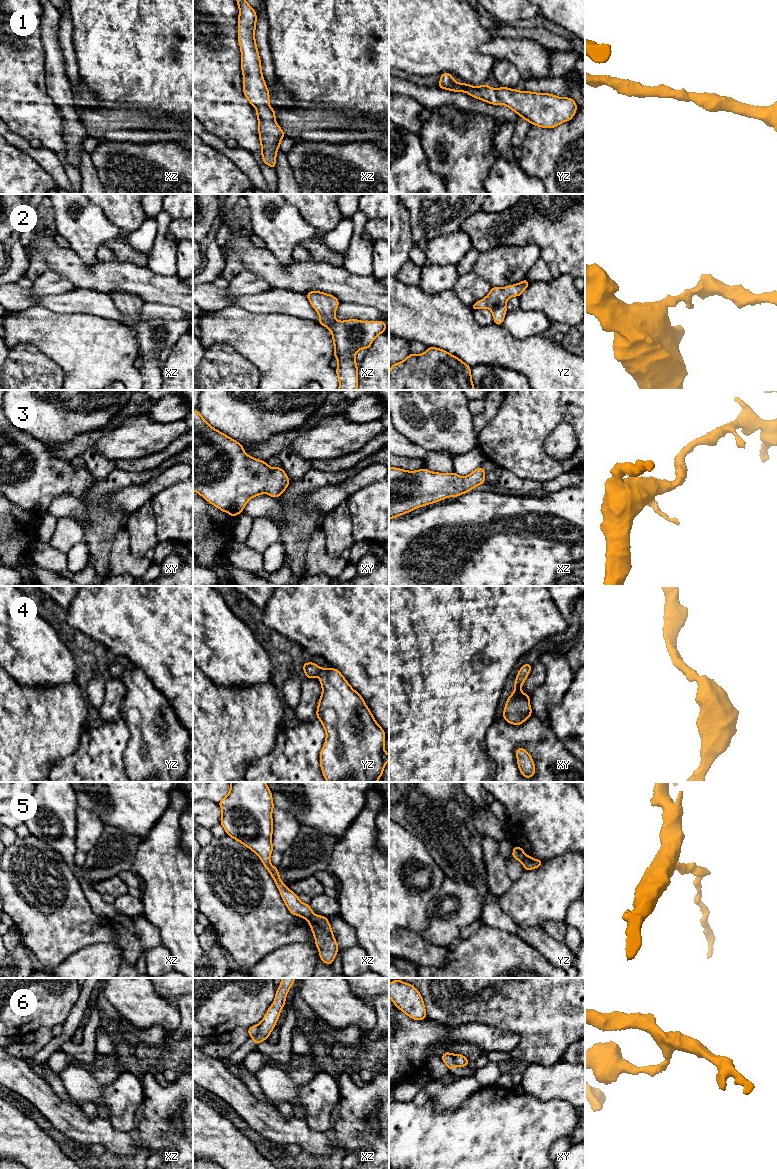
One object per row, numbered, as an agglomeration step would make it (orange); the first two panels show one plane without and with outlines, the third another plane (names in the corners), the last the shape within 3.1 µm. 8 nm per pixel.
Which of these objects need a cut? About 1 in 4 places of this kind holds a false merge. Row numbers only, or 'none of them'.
5, 6

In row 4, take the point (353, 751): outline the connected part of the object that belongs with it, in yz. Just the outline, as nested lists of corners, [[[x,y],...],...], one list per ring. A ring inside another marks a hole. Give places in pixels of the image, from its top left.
[[[304,662],[303,670],[307,678],[319,677],[322,685],[316,717],[326,731],[326,740],[320,752],[320,766],[326,781],[377,782],[389,755],[384,749],[385,731],[375,721],[364,699],[337,669],[323,669],[313,662]]]

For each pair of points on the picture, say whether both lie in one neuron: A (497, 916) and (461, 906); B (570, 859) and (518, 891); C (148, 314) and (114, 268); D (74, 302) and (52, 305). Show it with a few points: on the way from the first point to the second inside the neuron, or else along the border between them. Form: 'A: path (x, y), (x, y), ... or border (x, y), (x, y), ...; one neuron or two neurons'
A: border (484, 898), (480, 918); two neurons
B: path (557, 872), (538, 891), (531, 891); one neuron
C: border (144, 301), (160, 302), (167, 306); two neurons
D: path (69, 302), (57, 303); one neuron

